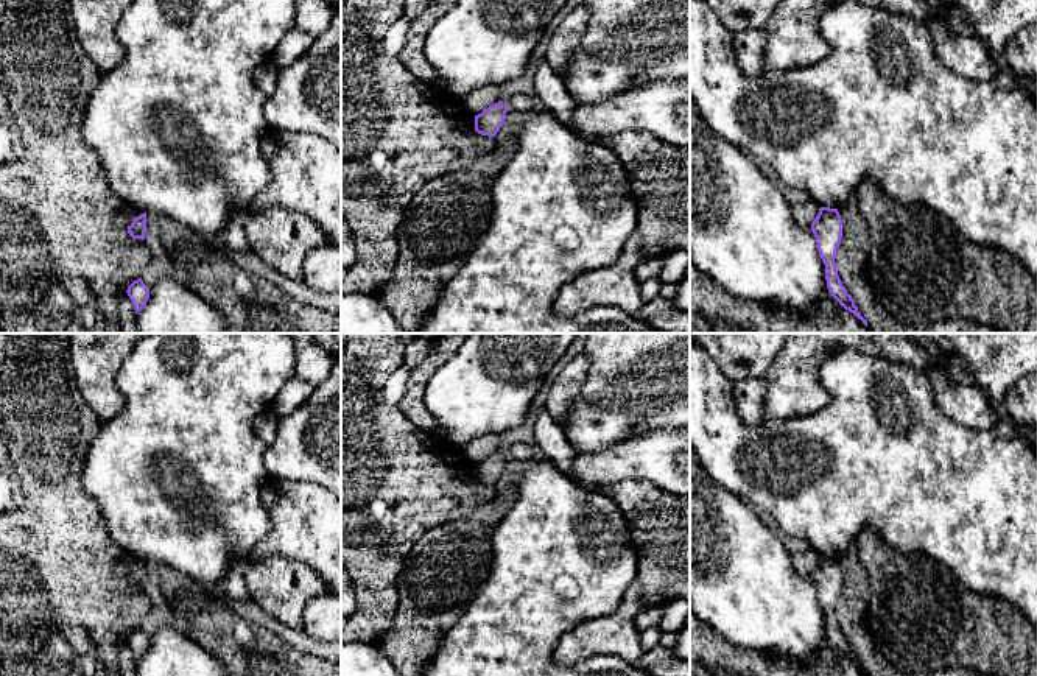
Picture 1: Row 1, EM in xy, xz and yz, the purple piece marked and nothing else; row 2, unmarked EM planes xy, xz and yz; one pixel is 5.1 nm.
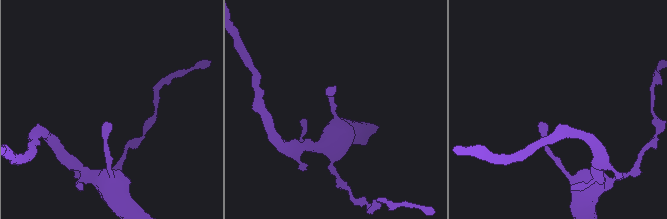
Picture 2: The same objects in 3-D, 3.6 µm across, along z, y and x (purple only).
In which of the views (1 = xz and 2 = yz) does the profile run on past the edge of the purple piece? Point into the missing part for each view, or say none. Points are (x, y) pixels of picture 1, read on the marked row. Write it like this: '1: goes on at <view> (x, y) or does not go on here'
1: does not go on here
2: does not go on here

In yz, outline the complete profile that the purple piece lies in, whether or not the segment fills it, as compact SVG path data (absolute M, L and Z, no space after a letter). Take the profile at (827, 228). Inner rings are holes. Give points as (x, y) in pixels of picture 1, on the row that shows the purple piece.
M821 207L816 220L811 223L811 231L816 237L819 255L825 265L828 291L845 310L853 313L867 327L867 319L861 316L855 301L838 276L835 259L842 238L842 220L838 209Z

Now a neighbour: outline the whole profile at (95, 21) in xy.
M69 0L83 50L106 73L125 61L117 25L132 0Z

